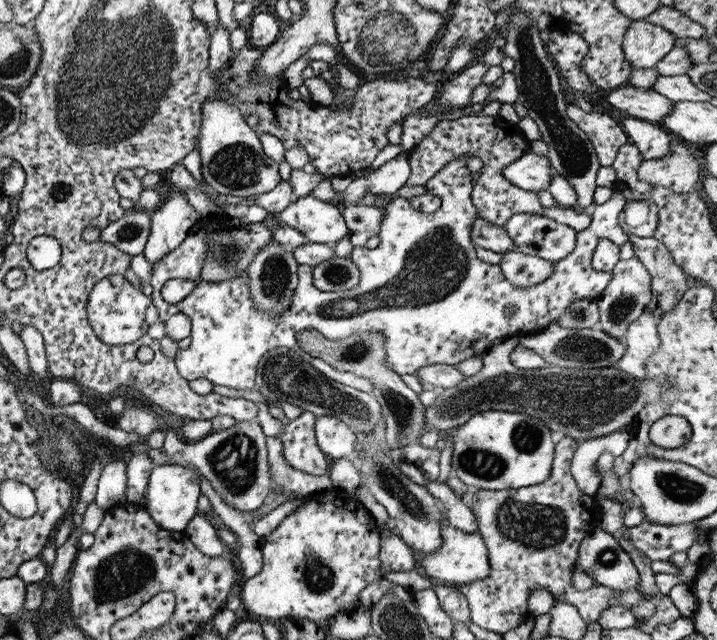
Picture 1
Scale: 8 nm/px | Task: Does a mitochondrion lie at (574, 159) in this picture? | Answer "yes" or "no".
yes

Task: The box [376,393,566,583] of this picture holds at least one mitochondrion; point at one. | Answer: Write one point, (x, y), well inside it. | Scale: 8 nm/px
(484, 464)

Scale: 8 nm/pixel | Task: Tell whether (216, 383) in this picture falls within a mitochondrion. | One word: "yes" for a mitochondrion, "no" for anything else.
no

